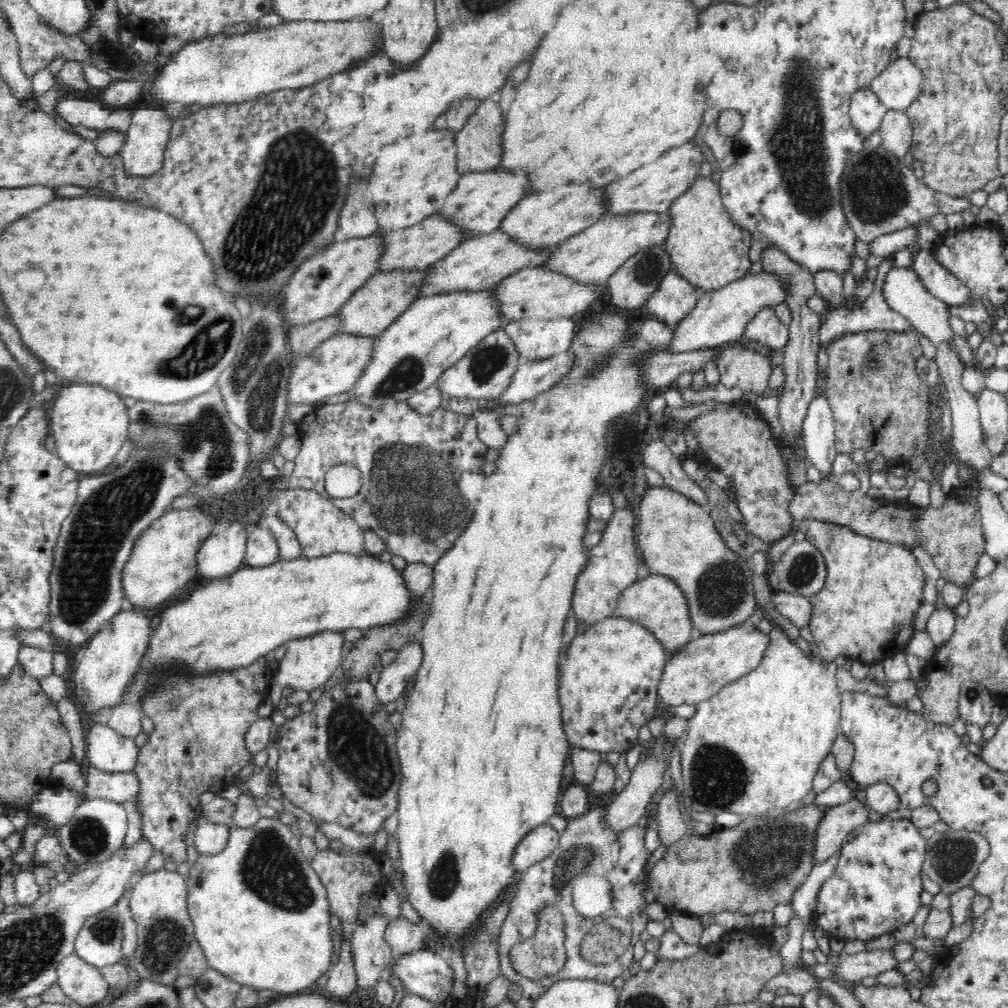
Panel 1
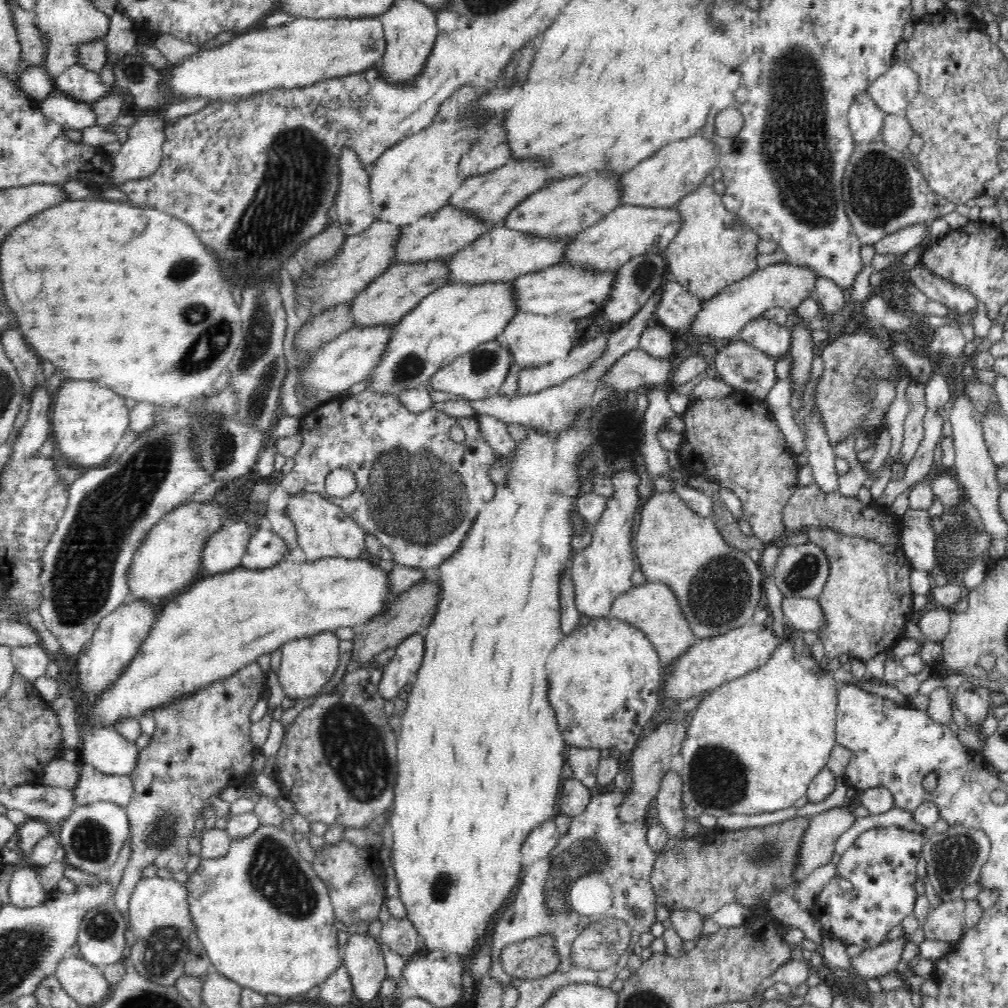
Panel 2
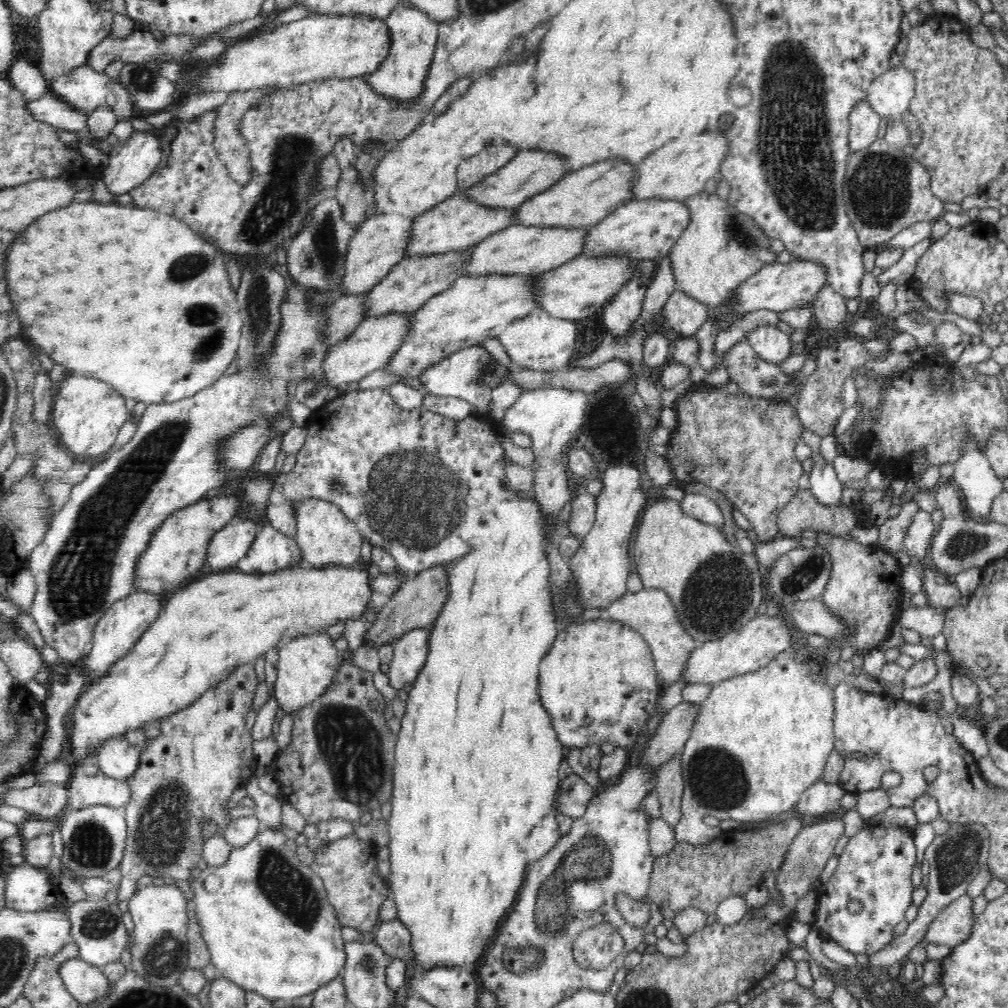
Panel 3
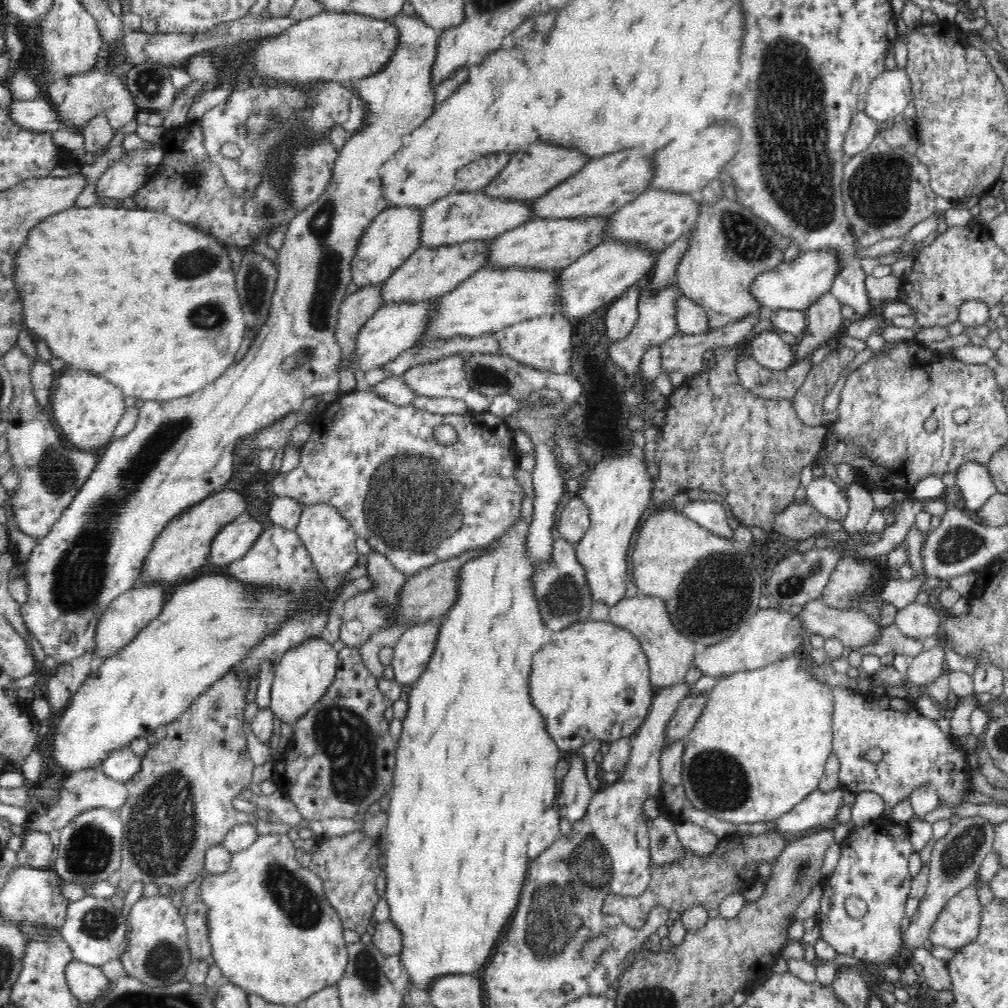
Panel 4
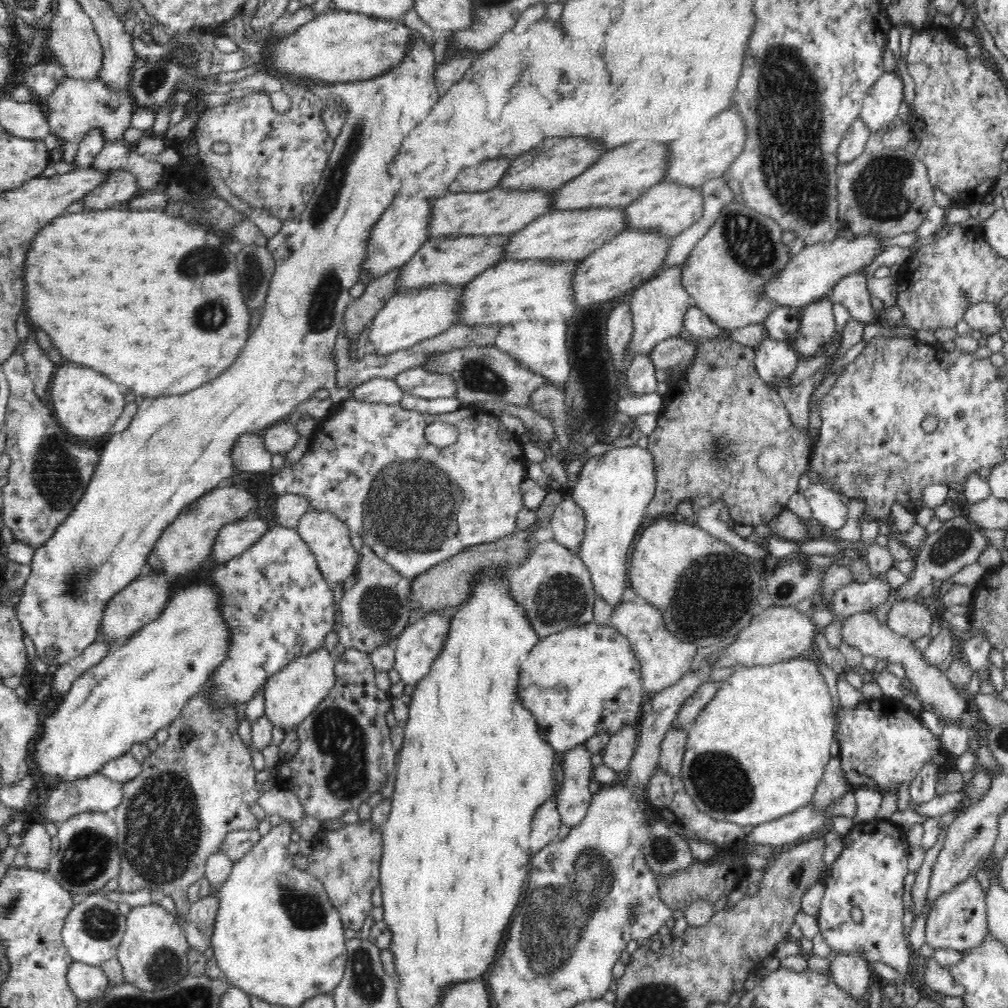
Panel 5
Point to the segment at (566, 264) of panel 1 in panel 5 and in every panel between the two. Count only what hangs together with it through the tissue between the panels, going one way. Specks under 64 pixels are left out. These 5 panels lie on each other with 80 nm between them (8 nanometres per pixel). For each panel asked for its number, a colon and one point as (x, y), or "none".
2: (628, 231)
3: (646, 229)
4: (657, 218)
5: (668, 208)

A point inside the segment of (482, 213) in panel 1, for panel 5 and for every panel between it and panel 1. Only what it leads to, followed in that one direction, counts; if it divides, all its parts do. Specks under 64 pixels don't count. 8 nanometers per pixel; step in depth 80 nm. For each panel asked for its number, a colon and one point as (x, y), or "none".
2: (493, 195)
3: (528, 173)
4: (530, 174)
5: (556, 161)

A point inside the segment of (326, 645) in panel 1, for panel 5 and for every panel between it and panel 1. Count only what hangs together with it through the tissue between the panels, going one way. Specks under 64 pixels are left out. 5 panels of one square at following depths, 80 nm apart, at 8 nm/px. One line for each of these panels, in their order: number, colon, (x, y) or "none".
2: (308, 663)
3: (306, 666)
4: (303, 676)
5: (290, 696)

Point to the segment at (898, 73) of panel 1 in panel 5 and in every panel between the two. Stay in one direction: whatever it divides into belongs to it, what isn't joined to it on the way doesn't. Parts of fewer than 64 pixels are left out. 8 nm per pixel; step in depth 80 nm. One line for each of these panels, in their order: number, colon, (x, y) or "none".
2: (892, 92)
3: (889, 94)
4: (888, 95)
5: (879, 111)

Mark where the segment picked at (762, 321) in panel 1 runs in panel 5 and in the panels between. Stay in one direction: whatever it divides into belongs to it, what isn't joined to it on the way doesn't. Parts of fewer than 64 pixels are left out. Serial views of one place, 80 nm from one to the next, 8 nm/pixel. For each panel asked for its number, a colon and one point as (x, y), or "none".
2: (766, 335)
3: (773, 345)
4: (768, 348)
5: (775, 360)

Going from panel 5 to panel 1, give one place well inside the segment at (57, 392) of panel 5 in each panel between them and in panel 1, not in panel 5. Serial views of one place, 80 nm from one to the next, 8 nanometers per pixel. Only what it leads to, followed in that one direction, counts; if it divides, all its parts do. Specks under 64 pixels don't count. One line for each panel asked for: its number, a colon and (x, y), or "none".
1: (89, 423)
2: (88, 419)
3: (88, 413)
4: (87, 407)

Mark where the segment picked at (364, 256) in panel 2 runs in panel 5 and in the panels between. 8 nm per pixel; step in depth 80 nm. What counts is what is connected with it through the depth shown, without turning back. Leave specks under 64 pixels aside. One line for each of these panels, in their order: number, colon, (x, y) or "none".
3: (380, 243)
4: (394, 235)
5: (403, 228)

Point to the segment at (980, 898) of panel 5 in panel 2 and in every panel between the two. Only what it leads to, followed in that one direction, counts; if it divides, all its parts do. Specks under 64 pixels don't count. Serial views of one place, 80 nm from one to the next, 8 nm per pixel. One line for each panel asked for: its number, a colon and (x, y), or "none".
2: (946, 922)
3: (953, 924)
4: (957, 925)

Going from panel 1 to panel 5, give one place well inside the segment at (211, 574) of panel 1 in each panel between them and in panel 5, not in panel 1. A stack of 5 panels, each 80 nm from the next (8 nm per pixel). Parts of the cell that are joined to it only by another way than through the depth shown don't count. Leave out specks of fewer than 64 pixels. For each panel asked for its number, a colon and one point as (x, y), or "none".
2: (223, 551)
3: (230, 544)
4: (234, 540)
5: (234, 538)

